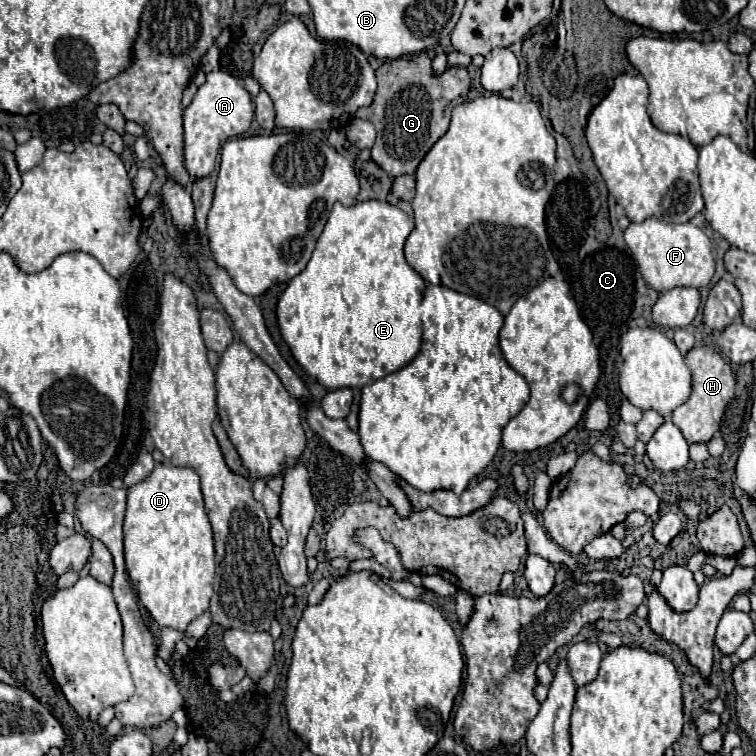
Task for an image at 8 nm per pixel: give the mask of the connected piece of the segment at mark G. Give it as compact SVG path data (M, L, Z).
M422 51L414 57L400 57L382 63L376 71L376 77L378 91L374 103L356 111L356 117L368 119L378 131L376 143L372 147L372 161L378 163L390 177L404 173L412 175L430 147L448 129L450 115L446 115L446 105L458 97L460 103L466 101L470 75L464 67L448 67L444 73L436 75L432 71L432 59Z

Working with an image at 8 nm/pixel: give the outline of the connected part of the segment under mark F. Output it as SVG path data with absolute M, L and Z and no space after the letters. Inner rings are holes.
M648 217L642 223L630 223L624 231L628 255L638 265L644 281L656 291L670 291L674 287L706 287L714 275L714 257L708 235L690 223L664 223Z

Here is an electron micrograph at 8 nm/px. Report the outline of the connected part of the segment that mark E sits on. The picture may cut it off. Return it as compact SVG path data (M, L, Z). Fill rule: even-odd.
M368 199L368 201L362 201L362 203L350 205L350 207L344 207L342 203L336 201L334 207L332 207L332 211L330 211L330 217L328 217L328 223L326 223L324 231L322 231L322 235L316 241L316 249L314 249L314 253L312 253L306 269L288 283L286 291L278 299L276 315L278 315L278 325L280 325L280 331L282 331L284 341L288 343L294 359L306 369L306 373L312 375L326 389L338 389L338 387L350 387L350 389L356 389L358 387L358 389L362 389L364 385L370 385L376 379L382 379L388 373L394 373L394 371L402 369L418 353L418 347L422 345L422 331L420 331L420 323L418 323L416 311L418 311L418 305L422 301L422 293L424 293L426 283L424 283L424 279L404 259L402 247L404 247L406 237L412 233L412 229L414 229L414 221L402 209L398 209L396 205L390 205L388 201Z

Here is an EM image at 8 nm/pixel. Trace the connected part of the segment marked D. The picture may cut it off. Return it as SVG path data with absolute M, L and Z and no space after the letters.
M160 463L154 467L146 481L128 489L128 507L124 517L124 559L128 577L136 587L140 603L148 609L160 627L186 631L188 623L208 609L216 569L214 537L208 515L204 511L200 481L194 469Z

